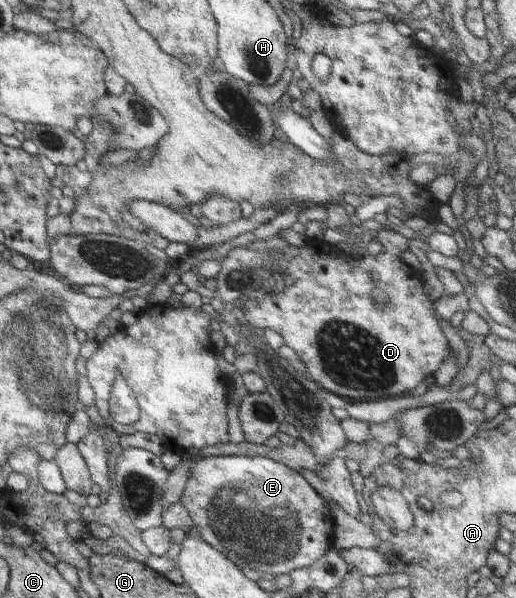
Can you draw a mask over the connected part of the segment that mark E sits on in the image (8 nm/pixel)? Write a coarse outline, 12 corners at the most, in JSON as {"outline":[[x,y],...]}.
{"outline":[[213,454],[180,502],[240,568],[333,549],[326,501],[269,457]]}

